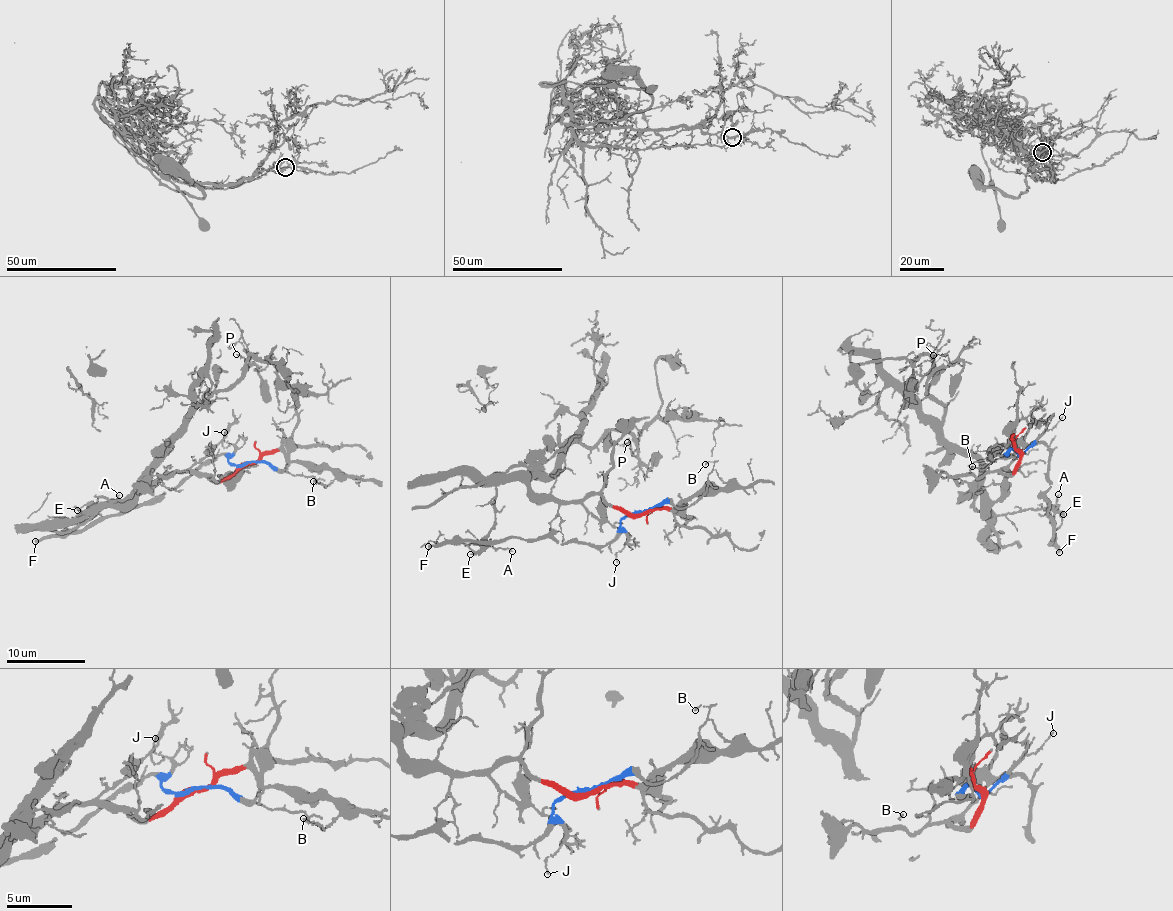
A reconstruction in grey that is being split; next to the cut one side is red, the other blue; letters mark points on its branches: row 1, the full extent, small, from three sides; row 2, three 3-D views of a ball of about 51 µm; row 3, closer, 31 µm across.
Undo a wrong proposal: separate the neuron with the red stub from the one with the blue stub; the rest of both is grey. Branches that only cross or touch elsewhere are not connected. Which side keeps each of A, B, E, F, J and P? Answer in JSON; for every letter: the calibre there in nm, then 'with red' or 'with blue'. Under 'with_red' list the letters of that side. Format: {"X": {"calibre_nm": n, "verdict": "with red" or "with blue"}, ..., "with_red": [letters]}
{"A": {"calibre_nm": 110, "verdict": "with red"}, "B": {"calibre_nm": 120, "verdict": "with blue"}, "E": {"calibre_nm": 160, "verdict": "with red"}, "F": {"calibre_nm": 240, "verdict": "with blue"}, "J": {"calibre_nm": 90, "verdict": "with blue"}, "P": {"calibre_nm": 80, "verdict": "with red"}, "with_red": ["A", "E", "P"]}

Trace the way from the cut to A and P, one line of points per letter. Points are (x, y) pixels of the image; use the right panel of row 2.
A: (1017, 452), (1019, 462), (1011, 474), (1001, 472), (1007, 470), (1006, 489), (990, 511), (1053, 510), (1059, 495)
P: (1017, 452), (991, 500), (983, 467), (942, 432), (944, 406), (927, 394), (949, 364), (933, 355)

